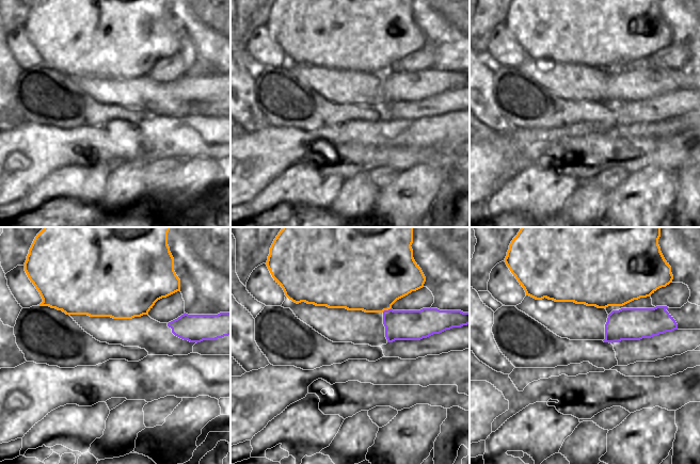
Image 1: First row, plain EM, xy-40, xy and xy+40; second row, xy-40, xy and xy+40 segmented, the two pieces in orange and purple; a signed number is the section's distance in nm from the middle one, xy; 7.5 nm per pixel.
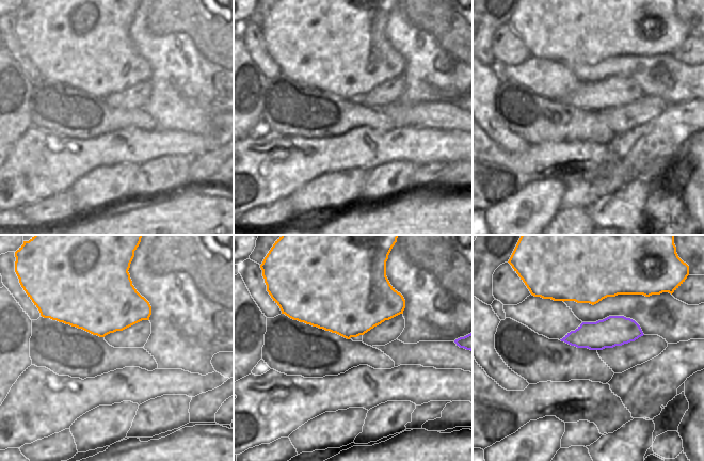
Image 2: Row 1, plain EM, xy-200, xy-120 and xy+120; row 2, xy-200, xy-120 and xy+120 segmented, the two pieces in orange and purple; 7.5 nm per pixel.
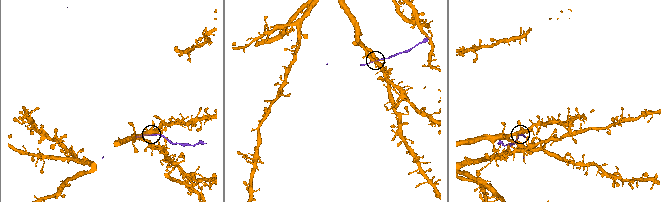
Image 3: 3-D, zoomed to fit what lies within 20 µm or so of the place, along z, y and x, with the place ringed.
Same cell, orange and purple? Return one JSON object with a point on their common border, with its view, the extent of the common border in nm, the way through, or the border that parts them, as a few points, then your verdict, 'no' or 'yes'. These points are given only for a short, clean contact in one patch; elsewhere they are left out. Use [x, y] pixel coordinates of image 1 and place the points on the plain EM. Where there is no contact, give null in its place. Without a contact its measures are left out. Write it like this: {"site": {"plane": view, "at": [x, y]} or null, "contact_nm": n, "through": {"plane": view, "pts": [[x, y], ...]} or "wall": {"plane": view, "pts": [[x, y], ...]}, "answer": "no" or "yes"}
{"site": {"plane": "xy", "at": [386, 70]}, "contact_nm": 80, "wall": {"plane": "xy", "pts": [[391, 68], [382, 73]]}, "answer": "no"}

